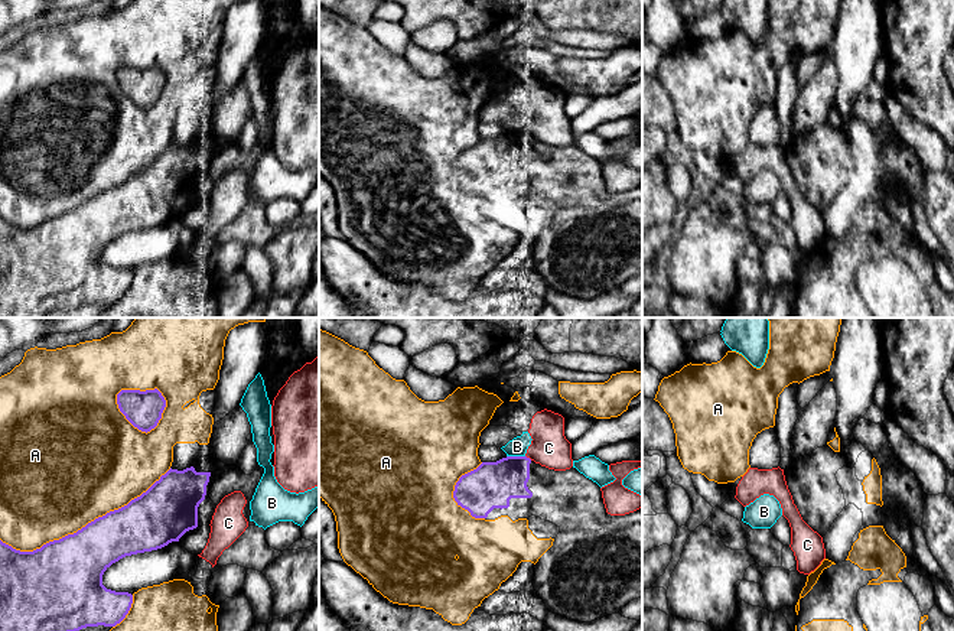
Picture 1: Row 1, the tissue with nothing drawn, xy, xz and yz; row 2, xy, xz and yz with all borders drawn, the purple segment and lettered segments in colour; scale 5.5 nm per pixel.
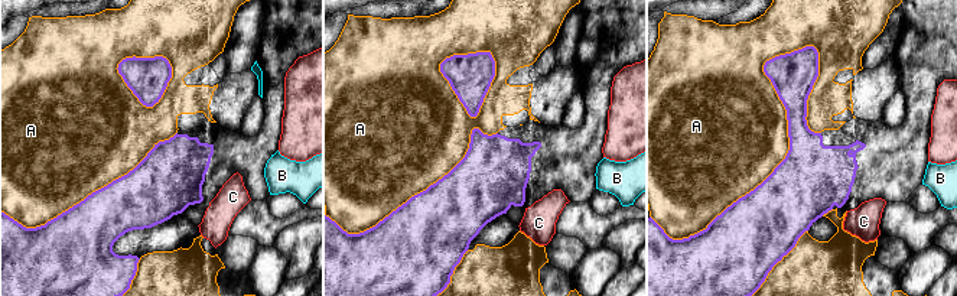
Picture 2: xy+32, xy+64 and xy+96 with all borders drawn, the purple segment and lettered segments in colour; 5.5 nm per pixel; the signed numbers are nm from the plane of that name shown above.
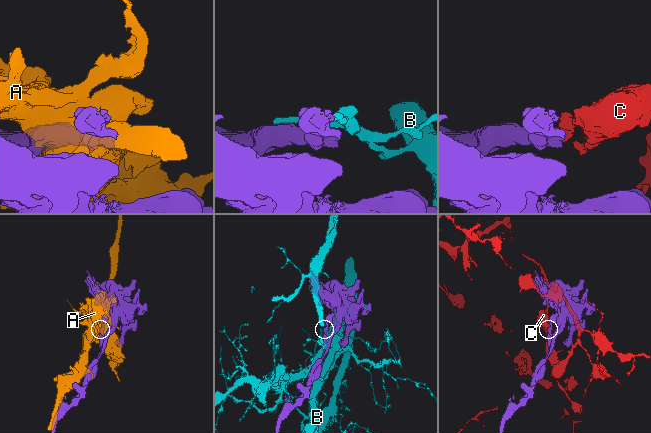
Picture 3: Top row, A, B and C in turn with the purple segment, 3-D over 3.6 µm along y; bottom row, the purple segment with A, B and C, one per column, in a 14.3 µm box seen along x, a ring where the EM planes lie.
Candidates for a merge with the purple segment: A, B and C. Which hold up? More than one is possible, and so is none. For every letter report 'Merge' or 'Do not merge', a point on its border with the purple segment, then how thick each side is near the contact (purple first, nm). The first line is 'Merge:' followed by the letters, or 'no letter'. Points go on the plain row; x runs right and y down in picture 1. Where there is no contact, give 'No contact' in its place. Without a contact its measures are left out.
Merge: no letter
A: Do not merge. Touches purple at xy (87, 201). Thickness 340 nm (purple) against 500 nm
B: Do not merge. Touches purple at xz (515, 133). Thickness 260 nm (purple) against 100 nm
C: Do not merge. Touches purple at xz (528, 135). Thickness 260 nm (purple) against 200 nm

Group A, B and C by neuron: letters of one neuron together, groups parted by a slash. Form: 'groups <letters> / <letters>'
groups A / B / C

